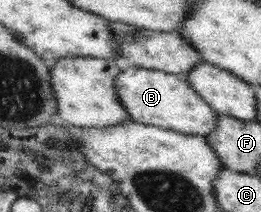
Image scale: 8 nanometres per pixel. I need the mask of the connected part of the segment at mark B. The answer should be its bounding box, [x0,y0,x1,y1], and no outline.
[115,67,220,136]

